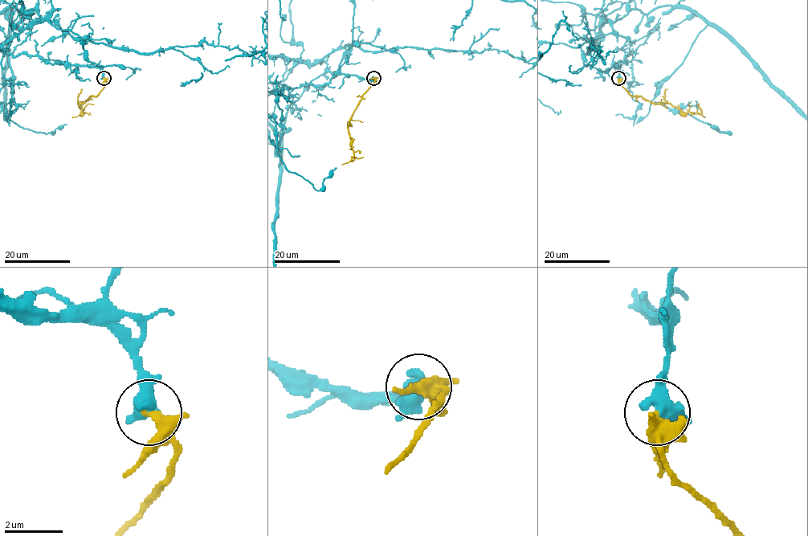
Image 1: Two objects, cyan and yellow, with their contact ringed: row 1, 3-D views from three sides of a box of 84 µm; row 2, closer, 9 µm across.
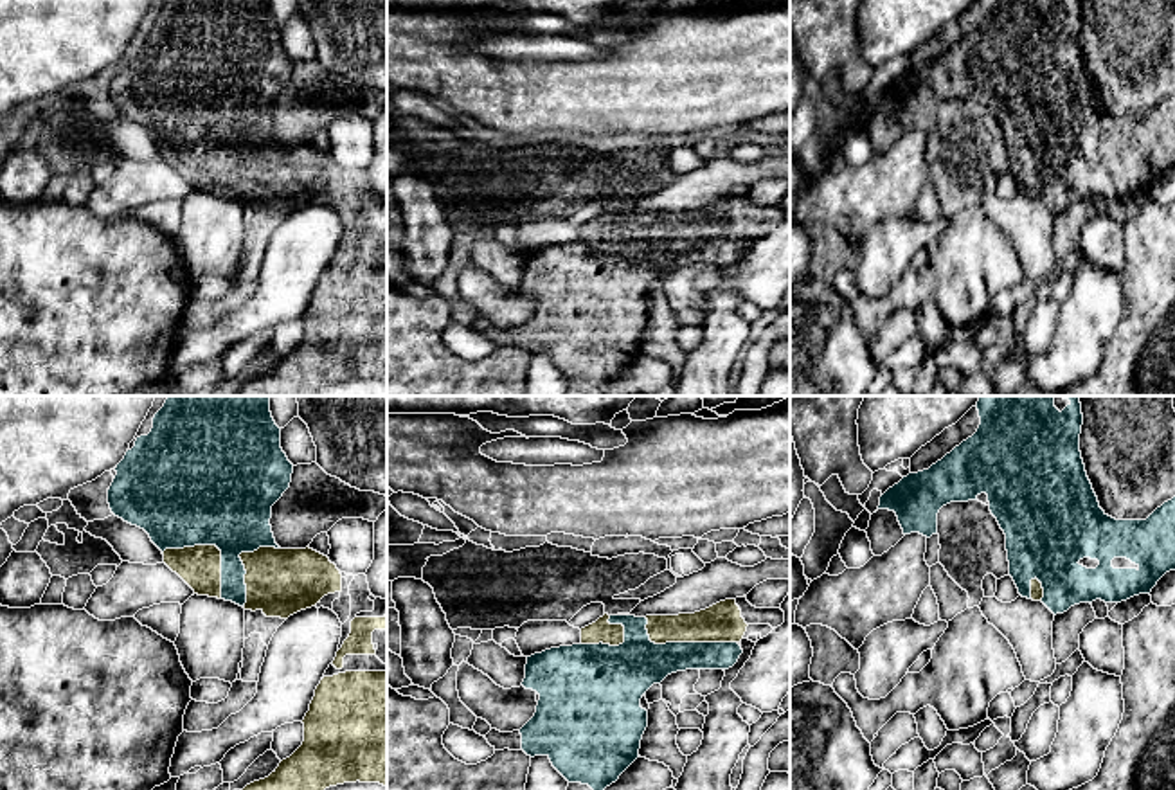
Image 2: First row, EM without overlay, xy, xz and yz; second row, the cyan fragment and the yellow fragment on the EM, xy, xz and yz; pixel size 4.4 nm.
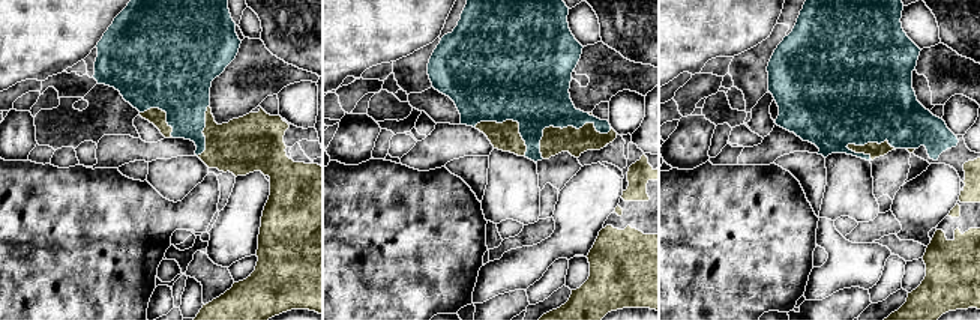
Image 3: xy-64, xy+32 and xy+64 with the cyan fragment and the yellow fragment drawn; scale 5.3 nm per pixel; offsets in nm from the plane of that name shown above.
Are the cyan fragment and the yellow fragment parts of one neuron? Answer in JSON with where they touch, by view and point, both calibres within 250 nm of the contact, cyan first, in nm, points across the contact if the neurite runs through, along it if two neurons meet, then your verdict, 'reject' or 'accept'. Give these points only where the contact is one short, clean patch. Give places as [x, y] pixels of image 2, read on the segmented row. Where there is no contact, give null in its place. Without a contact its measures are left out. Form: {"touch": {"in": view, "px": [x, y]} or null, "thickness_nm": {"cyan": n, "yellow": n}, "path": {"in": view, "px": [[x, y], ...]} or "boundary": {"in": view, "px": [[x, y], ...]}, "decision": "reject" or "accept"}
{"touch": {"in": "xz", "px": [682, 643]}, "thickness_nm": {"cyan": 240, "yellow": 180}, "decision": "accept"}

